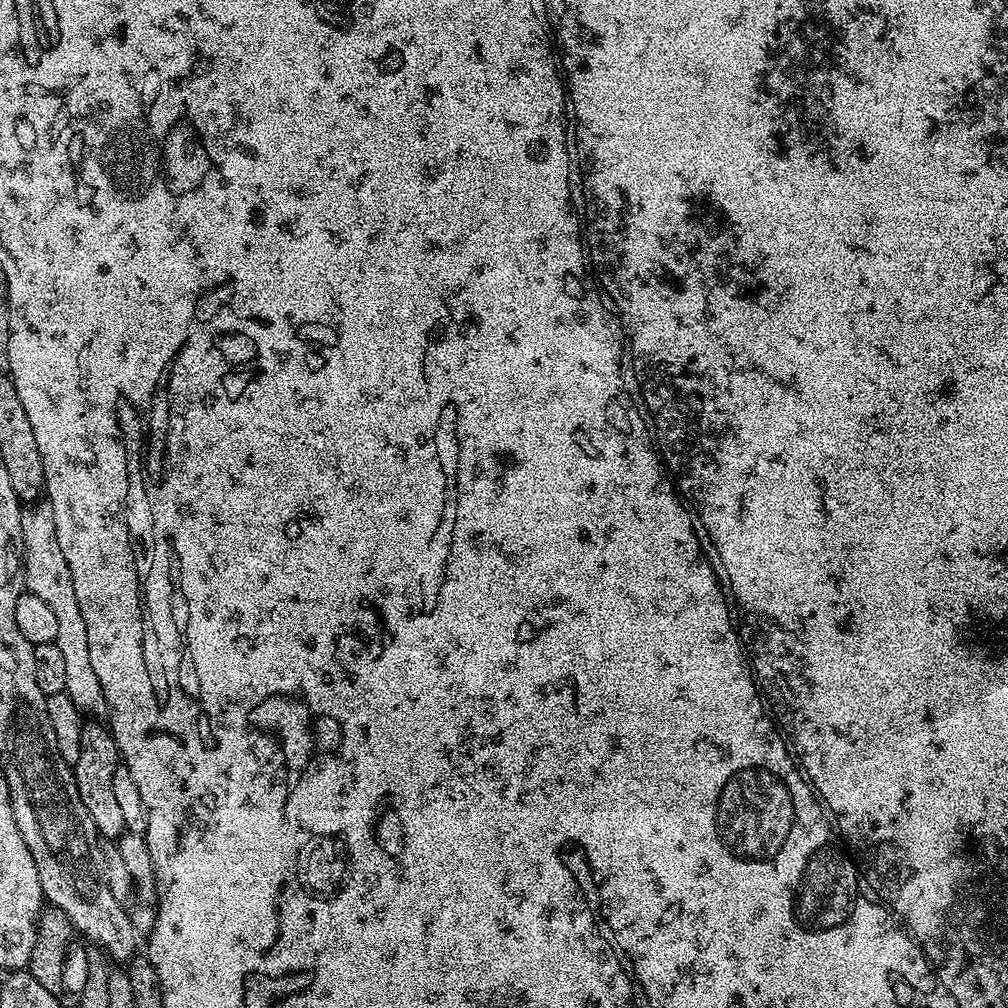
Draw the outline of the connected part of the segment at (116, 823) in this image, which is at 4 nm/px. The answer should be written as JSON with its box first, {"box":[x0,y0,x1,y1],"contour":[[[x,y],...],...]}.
{"box":[72,723,125,842],"contour":[[[85,723],[81,730],[81,750],[78,762],[72,765],[72,773],[78,786],[78,794],[82,798],[82,806],[86,806],[86,814],[90,814],[90,822],[94,822],[97,833],[105,841],[116,842],[125,833],[122,822],[122,810],[118,807],[114,795],[114,770],[121,767],[120,751],[111,731],[100,724]]]}

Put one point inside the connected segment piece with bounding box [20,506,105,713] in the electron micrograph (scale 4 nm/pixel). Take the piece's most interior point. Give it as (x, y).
(45, 572)

